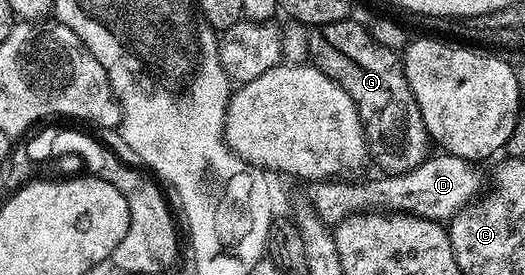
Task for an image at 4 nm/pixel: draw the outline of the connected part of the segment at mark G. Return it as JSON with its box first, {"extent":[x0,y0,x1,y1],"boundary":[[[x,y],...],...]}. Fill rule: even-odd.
{"extent":[309,18,432,175],"boundary":[[[353,18],[341,19],[338,23],[329,23],[323,27],[315,27],[309,32],[310,50],[309,58],[313,66],[319,67],[332,81],[345,89],[348,97],[352,99],[358,117],[362,122],[362,132],[366,135],[366,149],[369,158],[379,167],[379,172],[388,175],[408,173],[419,167],[431,154],[432,140],[424,125],[424,117],[416,105],[416,97],[408,85],[406,68],[402,66],[399,52],[384,49],[370,36],[369,30],[358,23],[353,23]]]}

